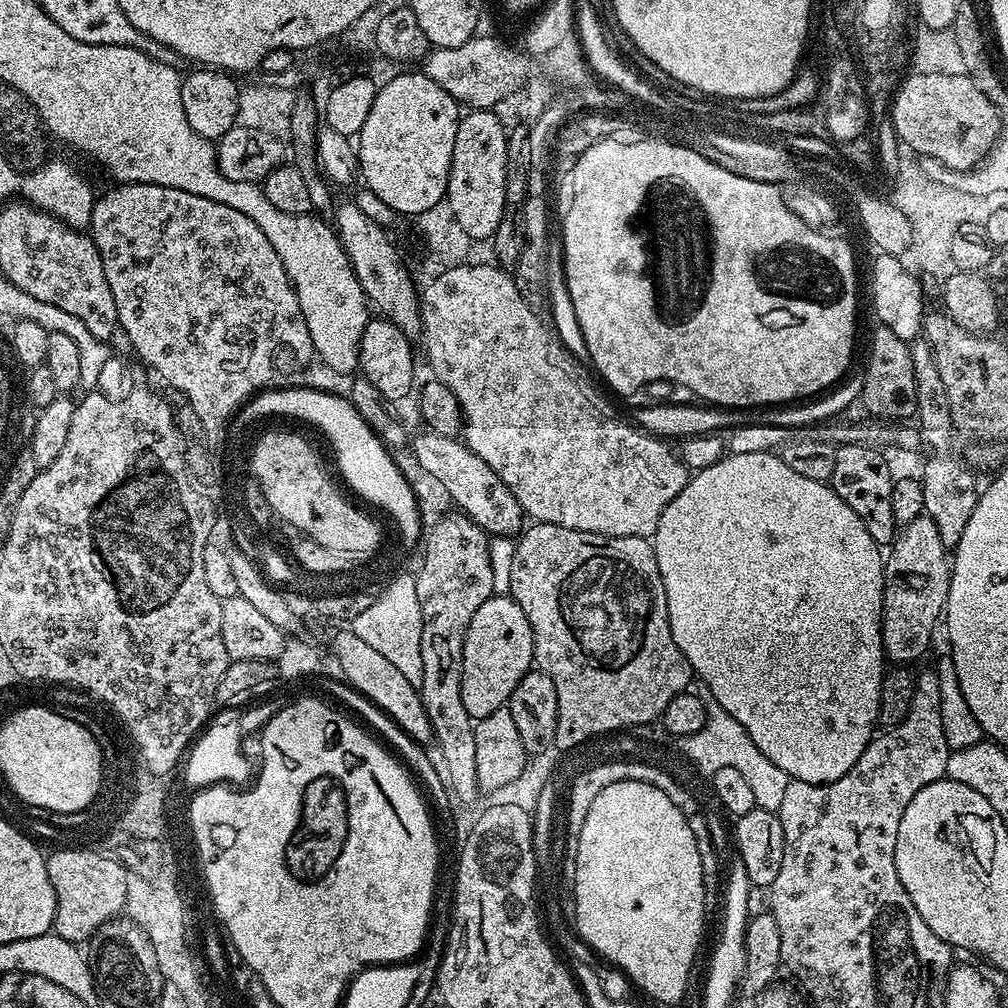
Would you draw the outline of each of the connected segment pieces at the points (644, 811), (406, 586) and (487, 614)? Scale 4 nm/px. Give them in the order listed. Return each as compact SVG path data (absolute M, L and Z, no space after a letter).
M623 780L606 786L594 798L594 806L590 806L586 822L582 822L582 834L578 834L573 878L575 931L592 952L604 955L609 965L633 980L649 996L649 1001L683 991L686 961L692 960L694 938L700 932L703 886L702 858L698 858L694 830L688 824L688 816L662 790L646 782Z
M396 574L392 581L383 585L382 591L369 603L366 610L362 610L350 620L350 630L366 646L378 650L382 658L386 658L395 666L401 674L406 674L410 683L419 685L422 678L422 606L418 606L418 590L416 589L416 577Z
M493 594L489 600L482 602L474 618L470 618L462 646L462 706L466 706L466 714L477 721L486 718L486 714L494 714L494 710L505 707L510 694L514 694L514 686L518 686L518 682L522 682L522 678L533 667L533 654L534 638L522 606L518 606L518 602L508 594Z

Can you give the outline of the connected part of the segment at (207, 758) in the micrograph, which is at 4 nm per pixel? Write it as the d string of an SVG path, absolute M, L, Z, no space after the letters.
M256 702L235 714L228 714L225 720L209 723L192 741L183 761L184 780L192 787L192 790L203 790L213 786L223 785L228 779L234 765L242 765L244 762L244 736L259 733L268 719L272 717L273 705L268 702Z

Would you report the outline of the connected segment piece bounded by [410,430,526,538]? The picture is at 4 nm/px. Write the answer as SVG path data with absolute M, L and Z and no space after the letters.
M421 430L410 440L410 447L418 463L430 474L446 486L445 497L452 499L457 509L469 516L484 533L491 537L515 537L525 527L526 513L524 507L510 494L510 486L470 450L463 439L457 437L443 437L442 434L429 430Z

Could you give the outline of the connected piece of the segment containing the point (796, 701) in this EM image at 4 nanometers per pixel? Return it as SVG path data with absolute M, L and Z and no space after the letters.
M775 451L762 453L725 454L713 465L697 471L689 479L687 486L662 510L660 521L656 523L654 537L656 561L662 574L662 586L666 590L666 606L670 618L670 630L678 650L687 658L693 673L709 688L711 699L716 700L726 710L734 714L738 722L754 738L754 746L779 766L786 770L788 777L811 784L829 784L868 748L874 738L874 731L880 719L880 691L886 671L886 657L880 627L882 626L882 602L884 601L884 562L881 545L870 538L870 530L862 526L862 518L838 498L831 483L814 482L814 478L802 478L795 470L790 470Z

